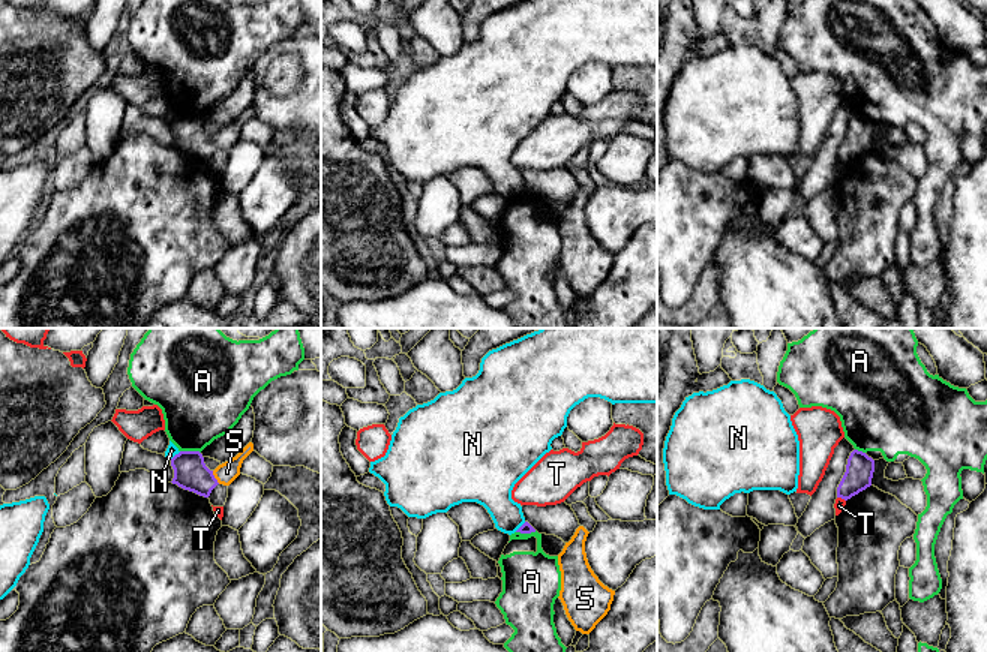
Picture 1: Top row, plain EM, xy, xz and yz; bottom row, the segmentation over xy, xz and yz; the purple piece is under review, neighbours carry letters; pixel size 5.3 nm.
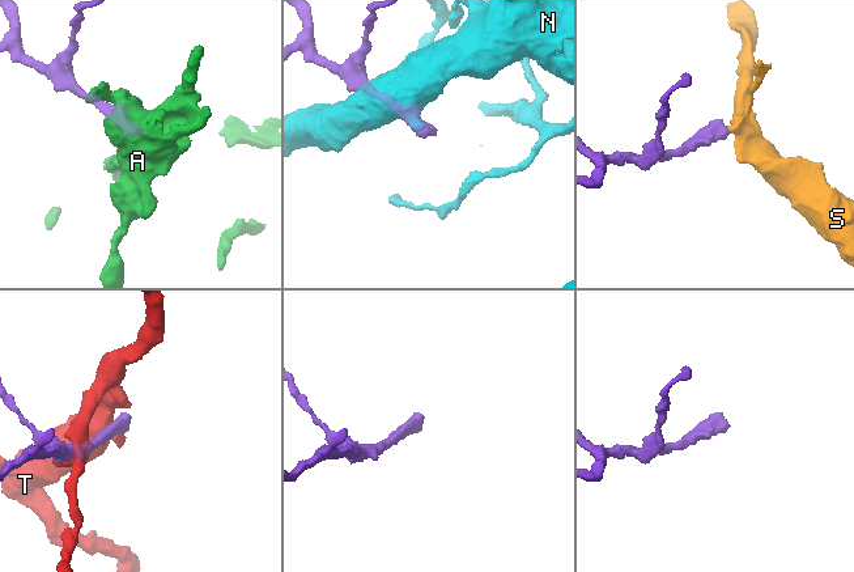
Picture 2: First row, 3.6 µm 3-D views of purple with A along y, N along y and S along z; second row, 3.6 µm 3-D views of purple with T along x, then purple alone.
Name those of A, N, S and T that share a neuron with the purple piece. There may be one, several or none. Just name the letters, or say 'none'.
S

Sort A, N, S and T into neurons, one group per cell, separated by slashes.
A / N / S / T

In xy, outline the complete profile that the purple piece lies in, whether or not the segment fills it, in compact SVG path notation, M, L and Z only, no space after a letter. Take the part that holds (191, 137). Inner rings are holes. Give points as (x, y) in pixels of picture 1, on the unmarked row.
M249 106L236 121L210 135L200 115L180 115L171 123L172 148L208 162L218 148L230 150L238 139L243 124L254 115Z

